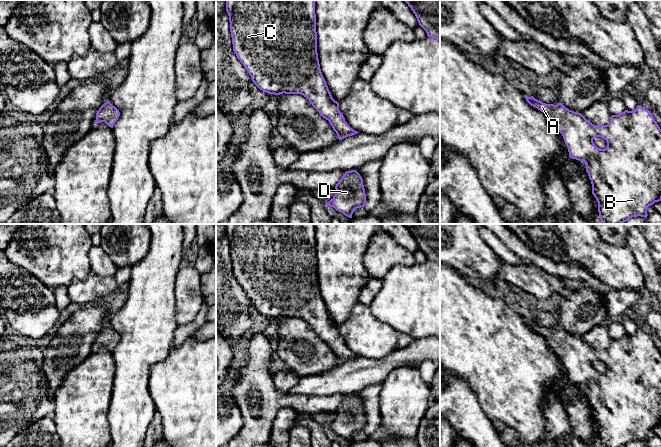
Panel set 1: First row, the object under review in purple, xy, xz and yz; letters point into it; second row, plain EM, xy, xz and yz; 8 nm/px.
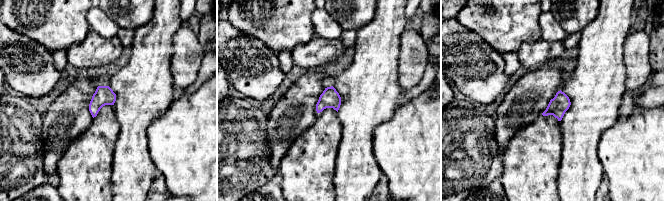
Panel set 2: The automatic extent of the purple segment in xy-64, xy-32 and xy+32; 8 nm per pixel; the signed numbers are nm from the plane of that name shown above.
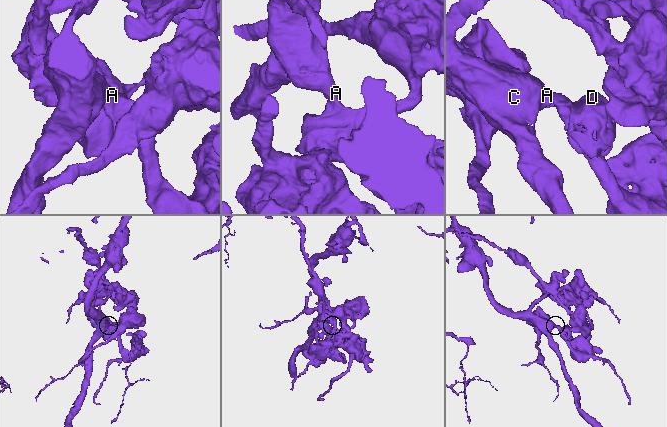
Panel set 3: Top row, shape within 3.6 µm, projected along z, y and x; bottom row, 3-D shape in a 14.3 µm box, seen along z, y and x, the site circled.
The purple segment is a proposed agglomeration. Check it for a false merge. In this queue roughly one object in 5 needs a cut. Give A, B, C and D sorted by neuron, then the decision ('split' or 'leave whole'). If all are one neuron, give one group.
groups A B C D; leave whole

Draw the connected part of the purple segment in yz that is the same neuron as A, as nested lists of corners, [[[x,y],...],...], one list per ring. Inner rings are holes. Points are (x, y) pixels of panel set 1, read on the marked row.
[[[525,96],[525,99],[531,106],[543,112],[562,134],[569,157],[585,162],[586,172],[592,184],[592,194],[598,202],[598,212],[603,224],[622,224],[637,216],[647,218],[647,208],[661,201],[661,129],[649,110],[638,105],[634,111],[625,110],[618,115],[612,115],[607,125],[596,126],[581,113],[569,110],[562,103],[546,104],[533,96]],[[596,137],[607,142],[605,149],[594,144],[593,139]]]

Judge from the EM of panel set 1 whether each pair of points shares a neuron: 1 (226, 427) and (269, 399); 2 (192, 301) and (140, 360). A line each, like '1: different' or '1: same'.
1: different
2: different

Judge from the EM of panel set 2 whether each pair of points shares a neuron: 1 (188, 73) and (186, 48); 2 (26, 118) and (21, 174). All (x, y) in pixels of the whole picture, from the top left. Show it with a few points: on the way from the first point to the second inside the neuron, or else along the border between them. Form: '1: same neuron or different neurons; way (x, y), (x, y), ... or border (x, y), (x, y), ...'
1: same neuron; way (186, 67), (186, 54)
2: same neuron; way (21, 132), (21, 160)

